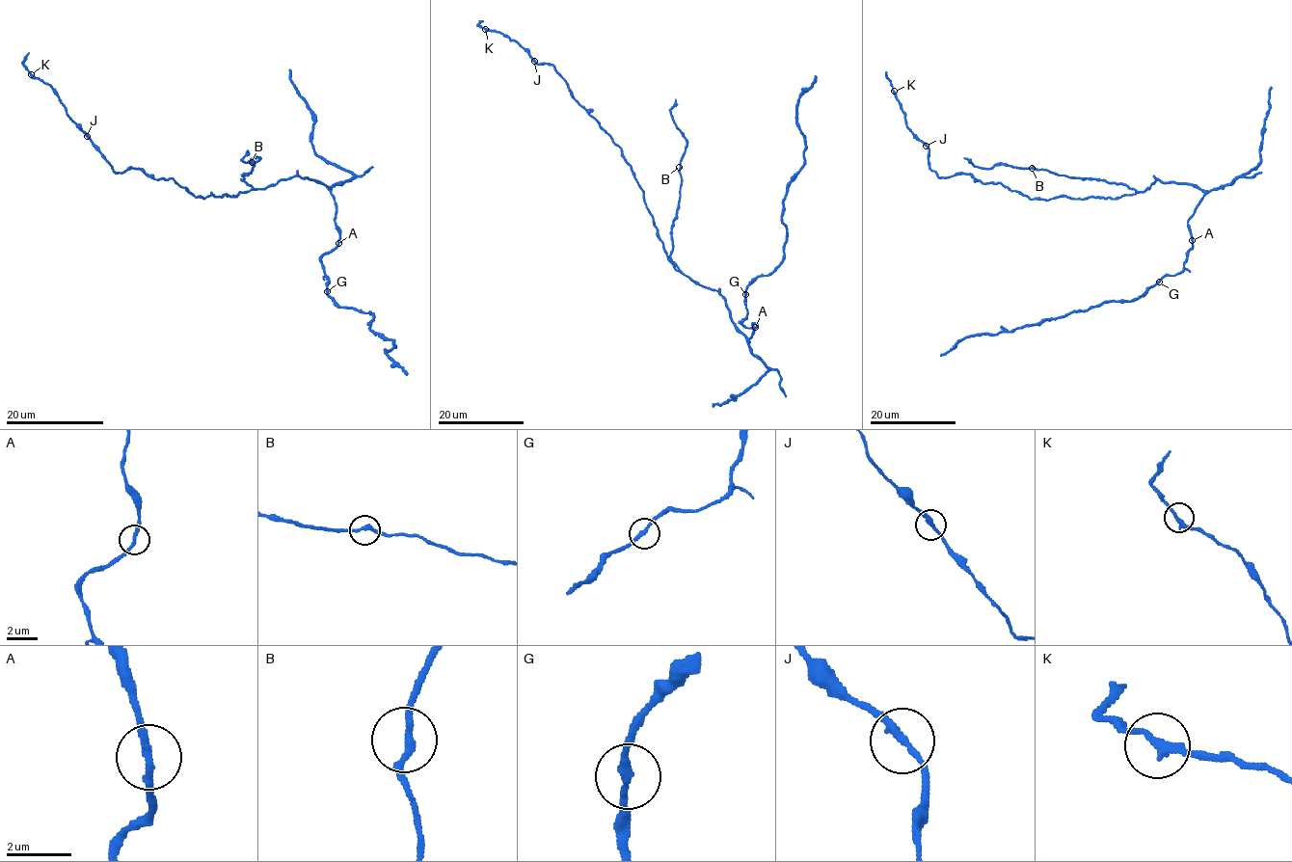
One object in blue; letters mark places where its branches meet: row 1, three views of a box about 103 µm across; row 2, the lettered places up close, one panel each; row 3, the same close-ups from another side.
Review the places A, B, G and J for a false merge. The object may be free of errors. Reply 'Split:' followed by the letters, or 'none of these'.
Split: none of these

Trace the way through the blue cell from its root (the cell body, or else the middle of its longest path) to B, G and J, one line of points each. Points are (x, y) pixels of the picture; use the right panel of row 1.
B: (1160, 181), (1156, 179), (1144, 191), (1137, 192), (1122, 184), (1058, 175), (1032, 168)
G: (1160, 181), (1194, 184), (1204, 195), (1187, 223), (1192, 248), (1184, 269), (1174, 275), (1165, 275), (1159, 282)
J: (1160, 181), (1115, 198), (1030, 199), (970, 175), (940, 177), (929, 167), (927, 146)

